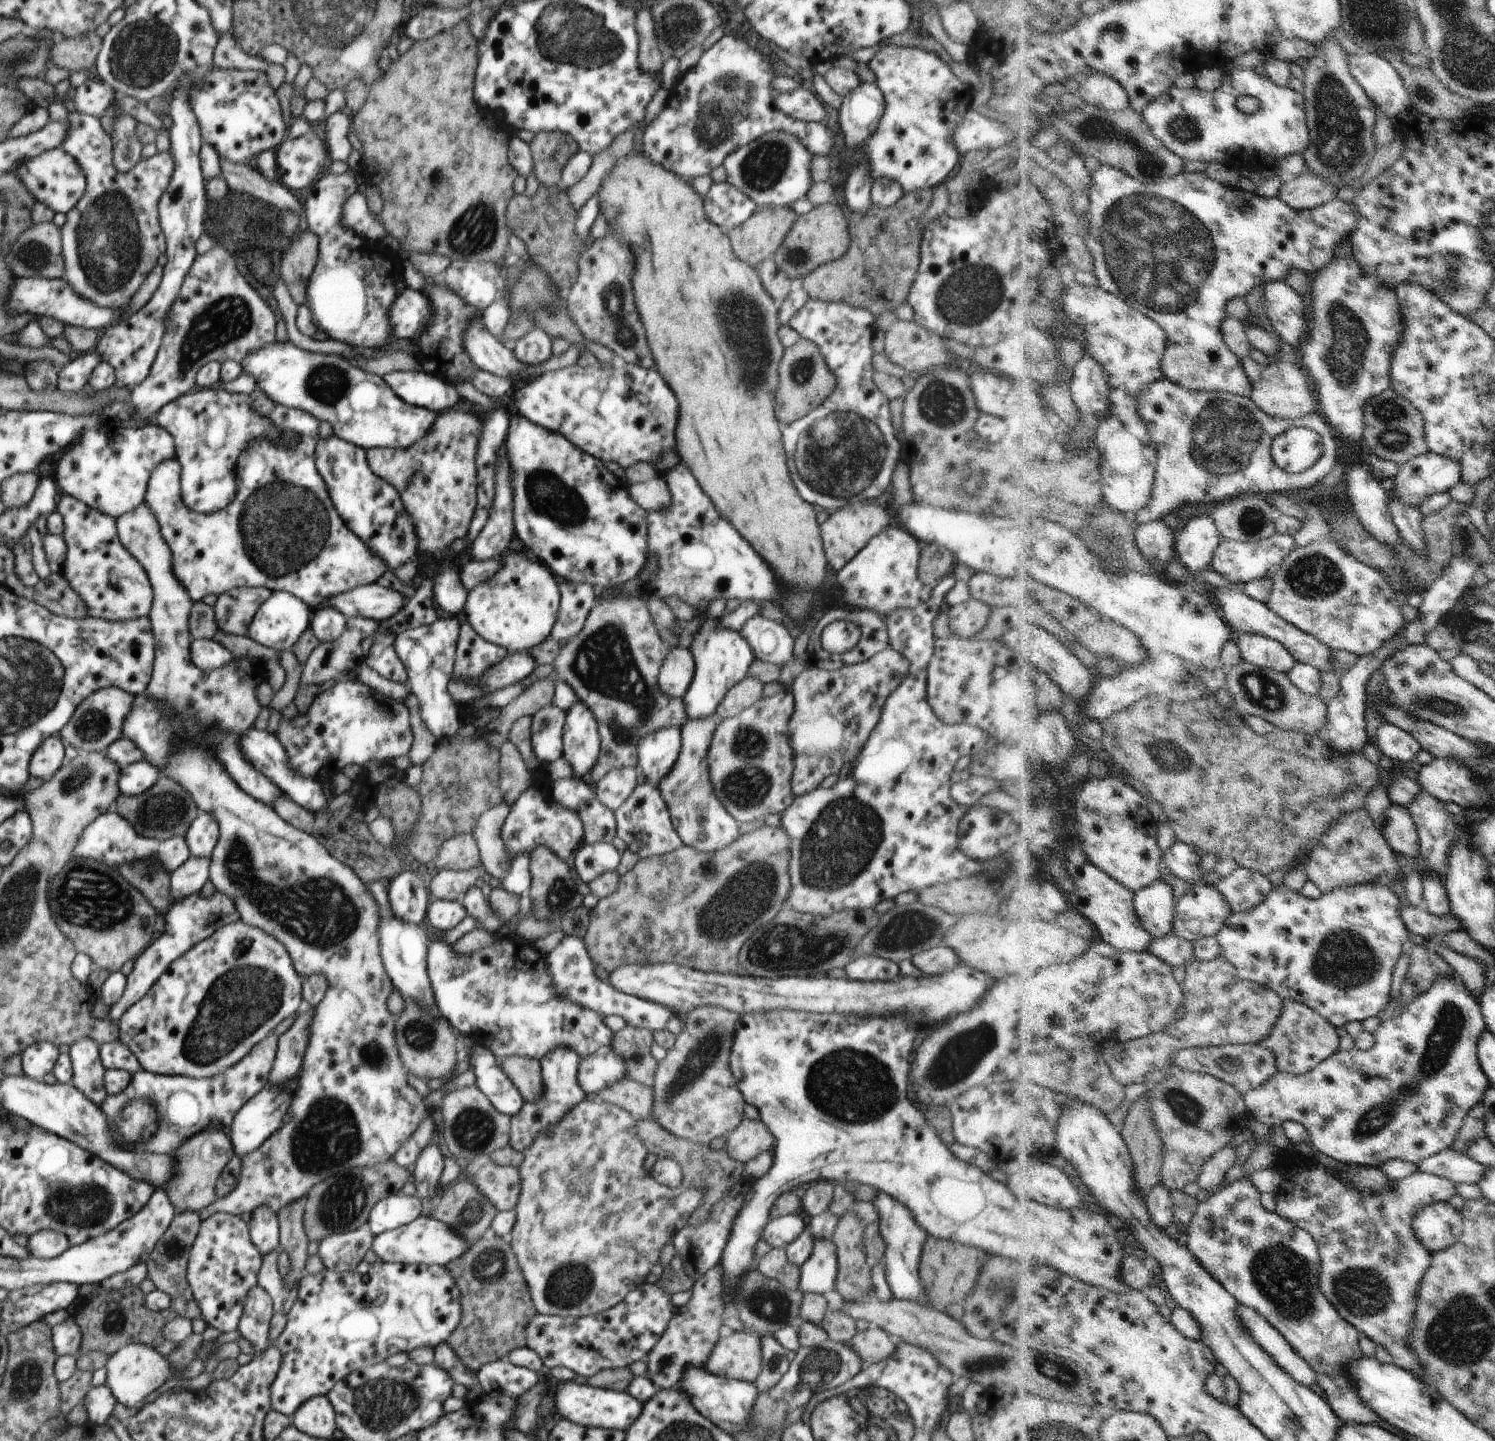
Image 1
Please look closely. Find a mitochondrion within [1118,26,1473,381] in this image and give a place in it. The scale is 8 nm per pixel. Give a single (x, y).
(1341, 150)

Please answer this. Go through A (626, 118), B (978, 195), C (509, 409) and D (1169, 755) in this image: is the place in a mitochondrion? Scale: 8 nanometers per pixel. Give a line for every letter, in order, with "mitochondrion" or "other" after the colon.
A: other
B: other
C: other
D: mitochondrion

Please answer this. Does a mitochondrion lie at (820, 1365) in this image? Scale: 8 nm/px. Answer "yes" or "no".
yes

